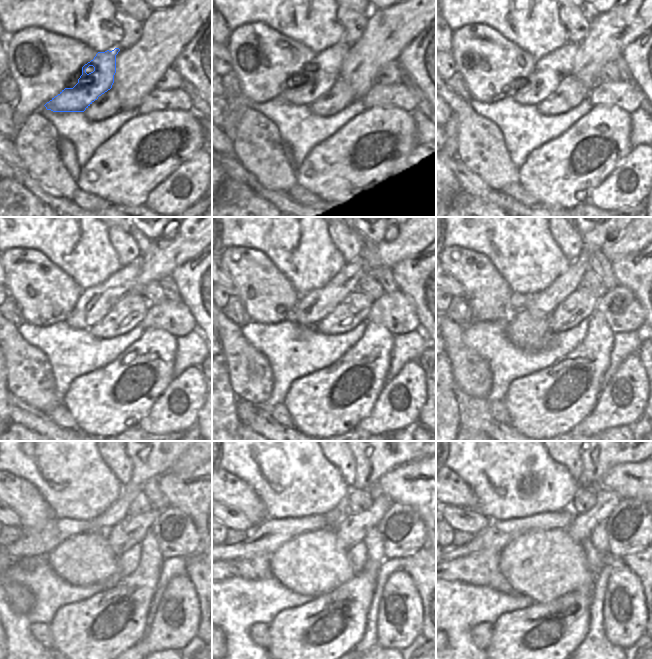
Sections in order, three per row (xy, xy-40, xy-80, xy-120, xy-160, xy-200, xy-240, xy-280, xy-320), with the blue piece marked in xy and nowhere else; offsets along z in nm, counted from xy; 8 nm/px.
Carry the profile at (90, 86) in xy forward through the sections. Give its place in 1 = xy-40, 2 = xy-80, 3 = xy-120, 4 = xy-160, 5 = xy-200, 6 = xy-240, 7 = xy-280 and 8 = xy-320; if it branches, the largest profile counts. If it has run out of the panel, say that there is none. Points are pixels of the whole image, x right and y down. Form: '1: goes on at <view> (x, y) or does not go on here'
1: goes on at xy-40 (321, 74)
2: goes on at xy-80 (547, 73)
3: goes on at xy-120 (94, 303)
4: goes on at xy-160 (314, 306)
5: goes on at xy-200 (541, 305)
6: goes on at xy-240 (149, 461)
7: goes on at xy-280 (372, 461)
8: goes on at xy-320 (596, 461)

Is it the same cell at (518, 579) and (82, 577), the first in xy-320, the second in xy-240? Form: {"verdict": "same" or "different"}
{"verdict": "same"}

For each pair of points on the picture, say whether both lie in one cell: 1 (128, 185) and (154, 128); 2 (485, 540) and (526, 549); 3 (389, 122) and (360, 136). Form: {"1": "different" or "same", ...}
{"1": "same", "2": "different", "3": "same"}

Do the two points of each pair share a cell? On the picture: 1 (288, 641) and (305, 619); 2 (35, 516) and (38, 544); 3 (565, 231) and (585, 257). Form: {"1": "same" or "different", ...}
{"1": "same", "2": "different", "3": "different"}

